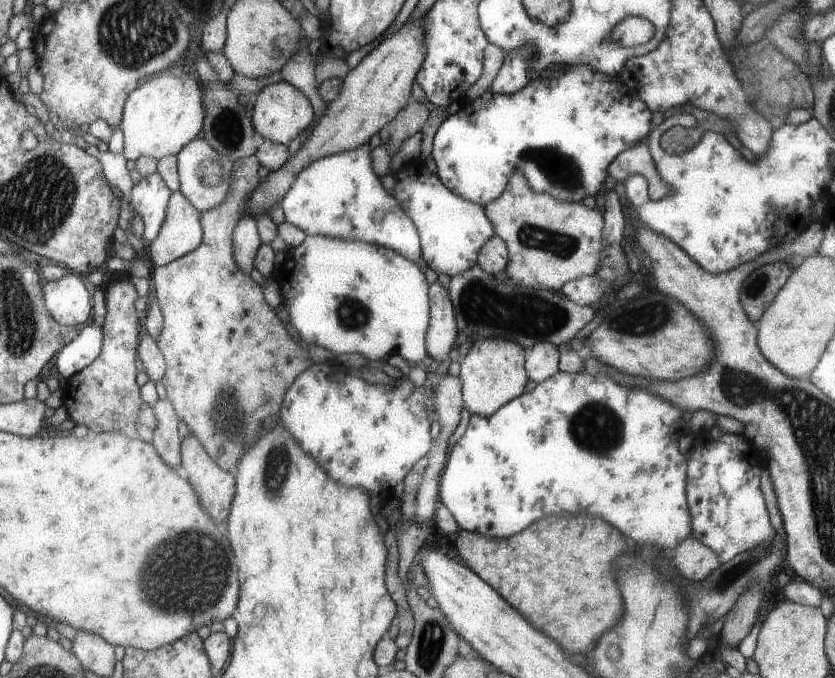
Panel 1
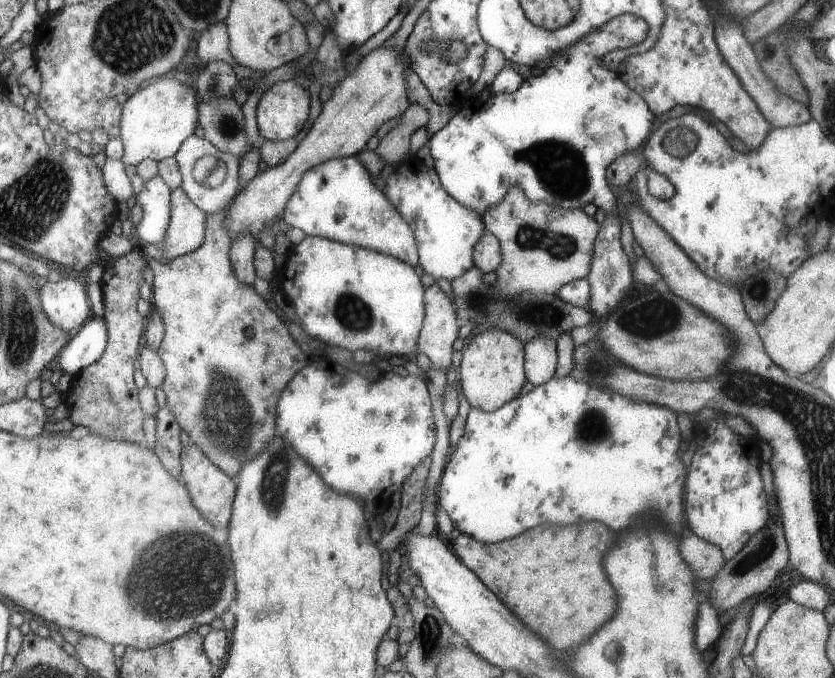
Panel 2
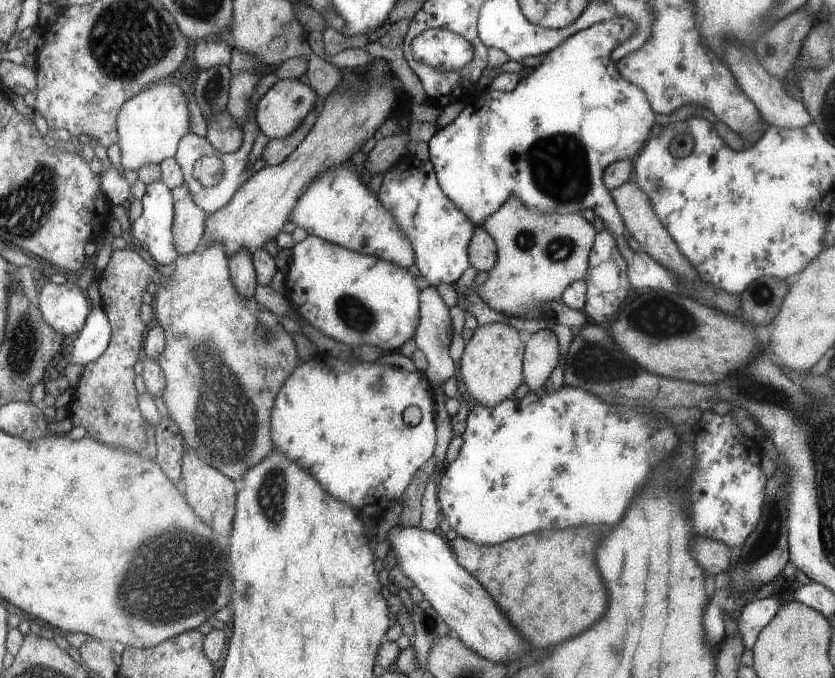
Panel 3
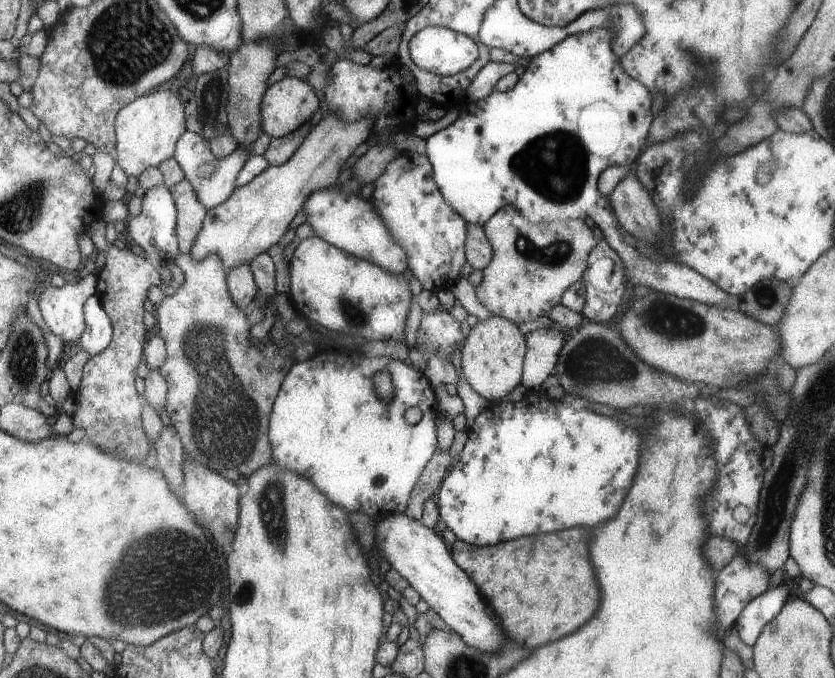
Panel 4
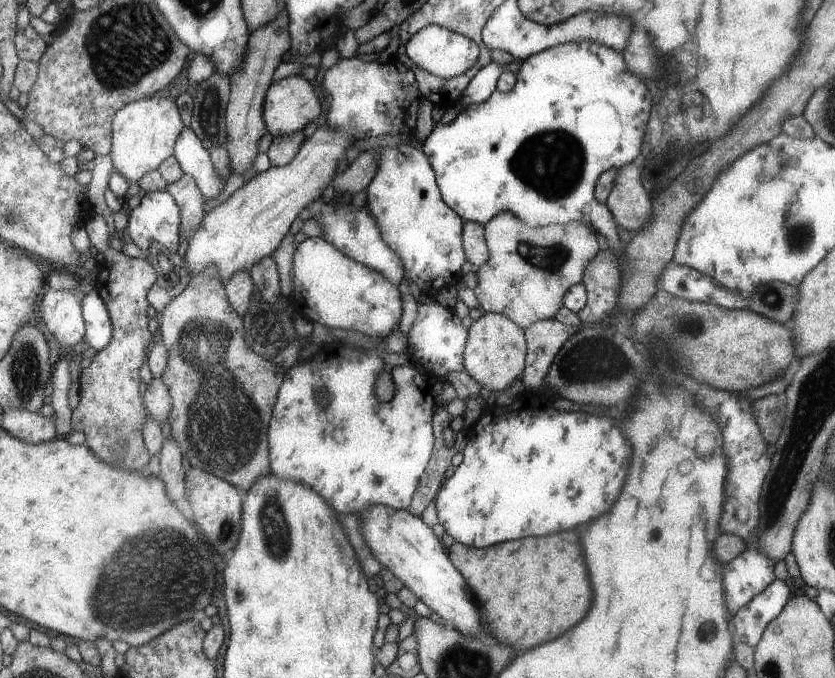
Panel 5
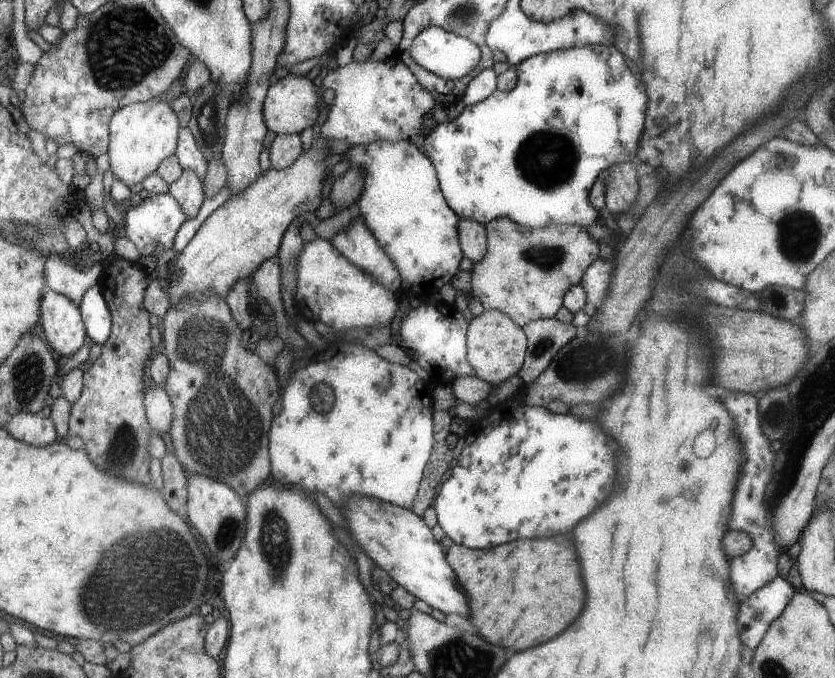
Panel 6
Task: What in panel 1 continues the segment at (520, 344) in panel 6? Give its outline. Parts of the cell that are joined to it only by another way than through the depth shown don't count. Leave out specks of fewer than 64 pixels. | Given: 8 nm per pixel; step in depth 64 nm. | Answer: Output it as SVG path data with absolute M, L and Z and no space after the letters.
M479 338L471 343L459 363L462 402L470 414L491 416L500 406L518 397L527 382L525 350L517 342L505 338Z

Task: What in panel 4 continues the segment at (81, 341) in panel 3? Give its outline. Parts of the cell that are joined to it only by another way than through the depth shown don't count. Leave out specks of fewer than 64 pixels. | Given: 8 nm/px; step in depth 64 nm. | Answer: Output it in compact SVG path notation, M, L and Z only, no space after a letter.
M97 294L89 297L85 314L86 332L83 333L79 344L82 350L94 357L111 344L114 335L113 323Z

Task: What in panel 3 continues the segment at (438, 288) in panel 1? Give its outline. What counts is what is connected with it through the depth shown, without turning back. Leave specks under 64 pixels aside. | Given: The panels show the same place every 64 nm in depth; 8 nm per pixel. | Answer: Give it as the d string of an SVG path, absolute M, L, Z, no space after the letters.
M426 287L422 290L422 297L419 298L419 326L415 330L416 346L423 353L427 361L427 366L424 373L427 378L431 379L431 386L439 386L446 380L449 380L454 374L453 362L449 358L449 344L453 334L451 327L451 316L449 316L449 308L443 304L441 295L437 292L436 287Z

